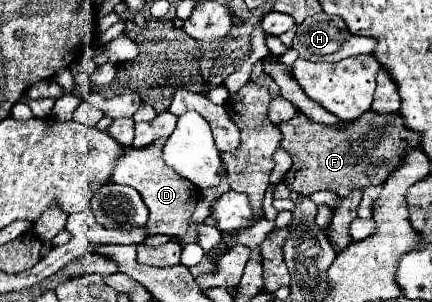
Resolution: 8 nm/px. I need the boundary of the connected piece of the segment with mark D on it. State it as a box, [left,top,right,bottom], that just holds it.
[111,138,199,246]

